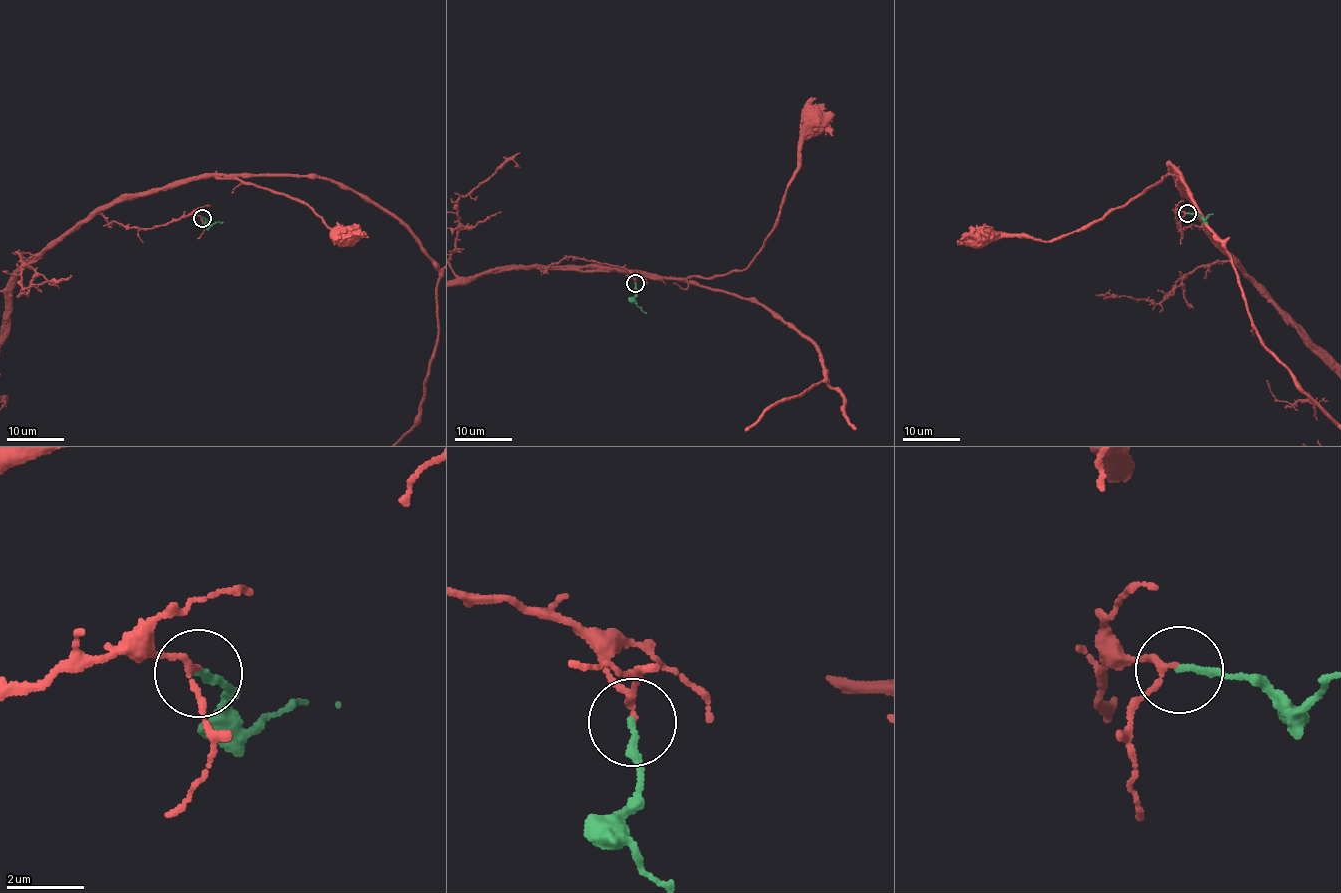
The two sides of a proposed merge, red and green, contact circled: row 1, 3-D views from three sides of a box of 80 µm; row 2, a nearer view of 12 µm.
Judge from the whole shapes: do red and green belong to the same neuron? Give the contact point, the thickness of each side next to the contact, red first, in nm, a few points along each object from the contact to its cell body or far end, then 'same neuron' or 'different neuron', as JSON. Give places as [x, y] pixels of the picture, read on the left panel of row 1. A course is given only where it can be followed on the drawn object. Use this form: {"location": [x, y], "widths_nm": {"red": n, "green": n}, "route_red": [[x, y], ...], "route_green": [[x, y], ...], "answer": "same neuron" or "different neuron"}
{"location": [202, 218], "widths_nm": {"red": 120, "green": 180}, "route_red": [[202, 216], [144, 229], [101, 212], [238, 177], [304, 201], [338, 245], [348, 236]], "route_green": [[202, 218], [210, 225], [223, 222]], "answer": "different neuron"}

